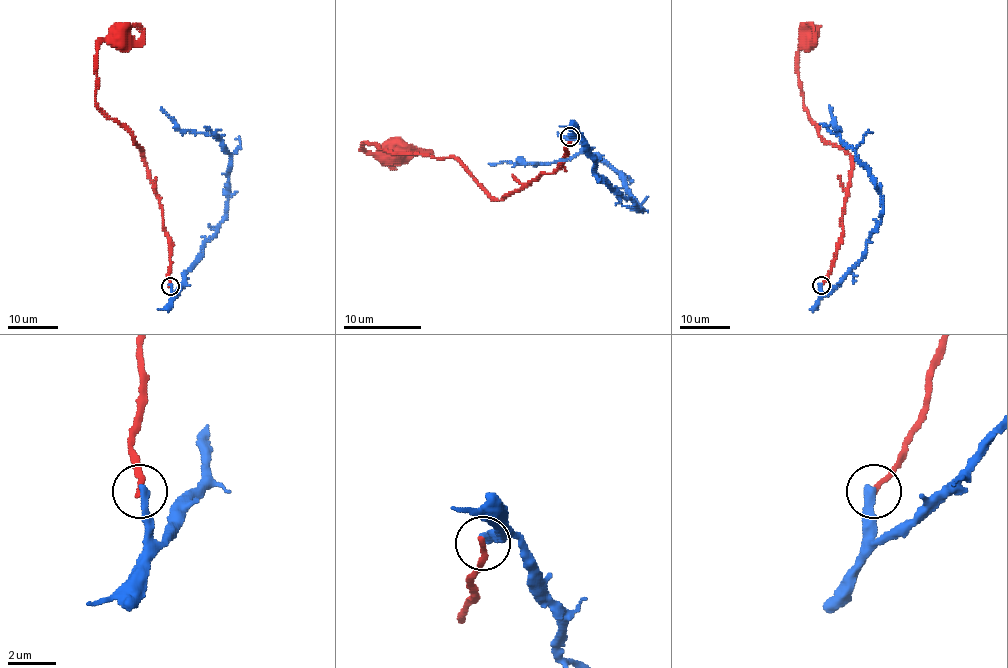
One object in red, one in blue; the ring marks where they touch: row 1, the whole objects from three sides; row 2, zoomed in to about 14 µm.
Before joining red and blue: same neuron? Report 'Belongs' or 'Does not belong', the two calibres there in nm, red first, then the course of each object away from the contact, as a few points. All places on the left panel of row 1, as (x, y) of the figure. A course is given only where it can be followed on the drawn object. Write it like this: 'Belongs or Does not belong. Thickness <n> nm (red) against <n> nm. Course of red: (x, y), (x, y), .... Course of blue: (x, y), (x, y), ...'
Does not belong. Thickness 240 nm (red) against 340 nm. Course of red: (170, 286), (169, 238), (146, 164), (132, 135), (108, 118), (96, 102), (96, 49), (101, 42), (115, 39). Course of blue: (170, 285), (174, 296), (224, 216), (231, 160), (220, 139), (181, 130), (160, 108)

